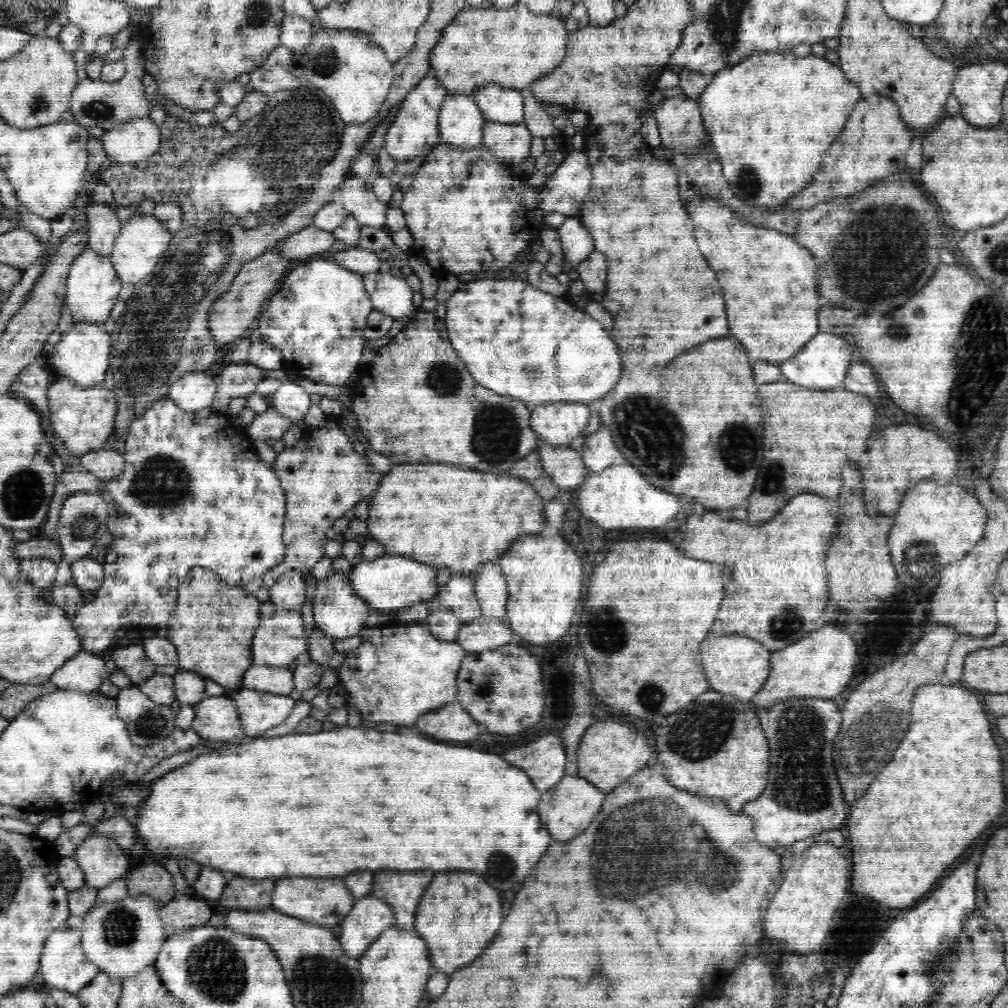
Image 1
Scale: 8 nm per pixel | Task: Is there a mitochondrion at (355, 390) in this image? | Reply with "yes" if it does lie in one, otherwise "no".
no

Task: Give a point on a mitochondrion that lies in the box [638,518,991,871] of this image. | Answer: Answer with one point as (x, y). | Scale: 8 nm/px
(803, 782)

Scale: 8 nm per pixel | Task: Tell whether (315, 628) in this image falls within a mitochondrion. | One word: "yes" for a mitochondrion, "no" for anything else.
no

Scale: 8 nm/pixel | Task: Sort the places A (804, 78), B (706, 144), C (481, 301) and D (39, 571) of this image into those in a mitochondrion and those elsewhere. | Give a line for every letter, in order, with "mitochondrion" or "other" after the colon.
A: other
B: other
C: other
D: other

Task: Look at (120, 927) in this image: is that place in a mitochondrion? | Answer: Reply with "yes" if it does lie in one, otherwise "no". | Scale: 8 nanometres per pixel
yes

